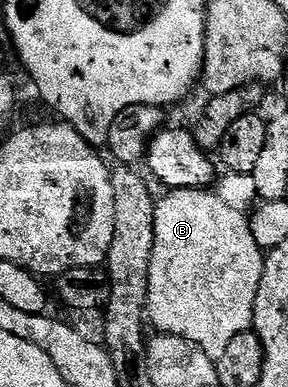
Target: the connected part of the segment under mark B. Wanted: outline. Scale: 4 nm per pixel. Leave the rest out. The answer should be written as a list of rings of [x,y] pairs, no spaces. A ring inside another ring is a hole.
[[[177,189],[163,194],[164,198],[156,201],[156,214],[154,215],[154,251],[150,259],[150,279],[148,280],[148,308],[147,320],[156,328],[155,332],[169,337],[181,337],[189,341],[191,345],[213,359],[220,357],[222,351],[230,344],[234,335],[246,333],[252,329],[252,316],[254,315],[254,295],[258,295],[258,283],[262,283],[262,267],[266,256],[265,250],[254,239],[249,218],[241,210],[234,207],[226,207],[222,199],[215,192],[203,189]]]

